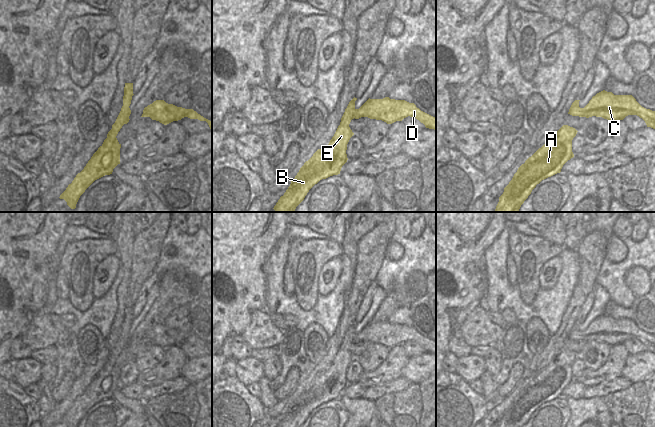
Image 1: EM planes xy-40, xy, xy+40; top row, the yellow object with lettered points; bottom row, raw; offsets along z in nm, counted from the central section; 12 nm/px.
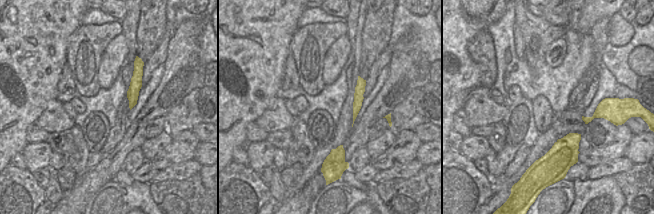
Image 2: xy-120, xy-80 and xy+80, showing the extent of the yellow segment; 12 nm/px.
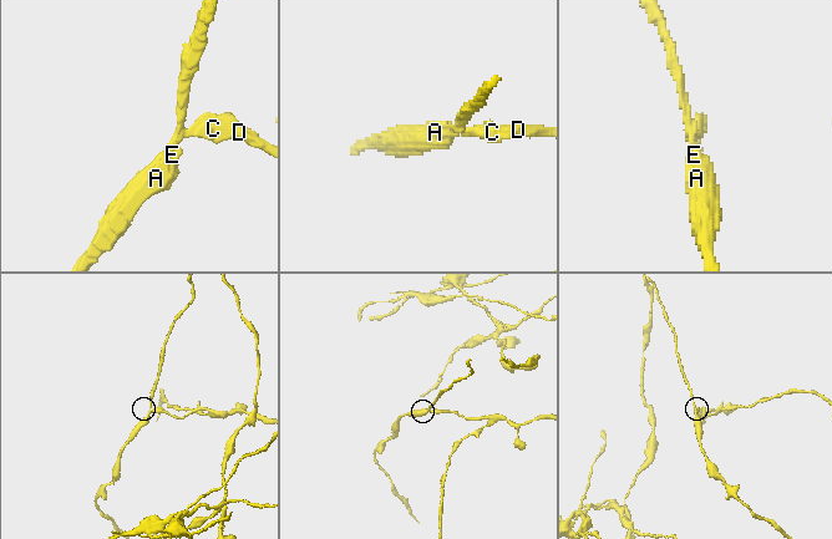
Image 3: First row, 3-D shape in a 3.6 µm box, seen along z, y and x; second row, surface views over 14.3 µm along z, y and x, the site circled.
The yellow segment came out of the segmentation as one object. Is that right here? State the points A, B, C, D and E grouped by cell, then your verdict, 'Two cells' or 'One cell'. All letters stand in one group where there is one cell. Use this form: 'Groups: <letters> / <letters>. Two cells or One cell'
Groups: A B E / C D. Two cells.

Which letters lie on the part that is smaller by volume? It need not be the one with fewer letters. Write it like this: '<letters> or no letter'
C, D.

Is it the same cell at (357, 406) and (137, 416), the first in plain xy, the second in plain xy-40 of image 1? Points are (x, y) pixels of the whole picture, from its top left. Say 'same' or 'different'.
same

